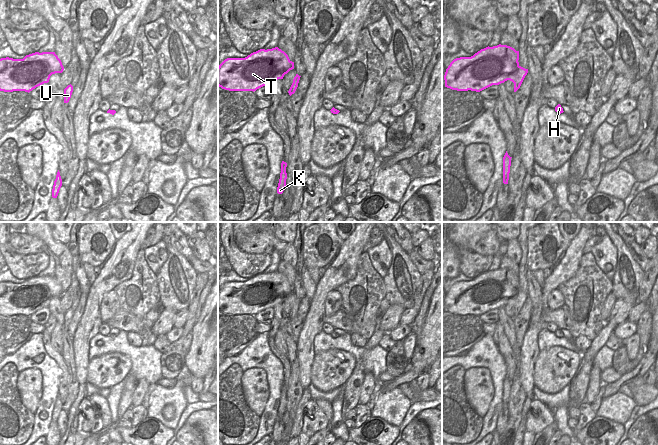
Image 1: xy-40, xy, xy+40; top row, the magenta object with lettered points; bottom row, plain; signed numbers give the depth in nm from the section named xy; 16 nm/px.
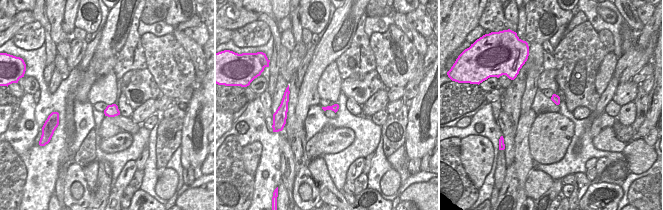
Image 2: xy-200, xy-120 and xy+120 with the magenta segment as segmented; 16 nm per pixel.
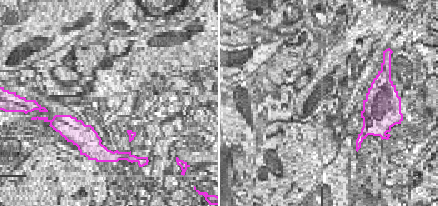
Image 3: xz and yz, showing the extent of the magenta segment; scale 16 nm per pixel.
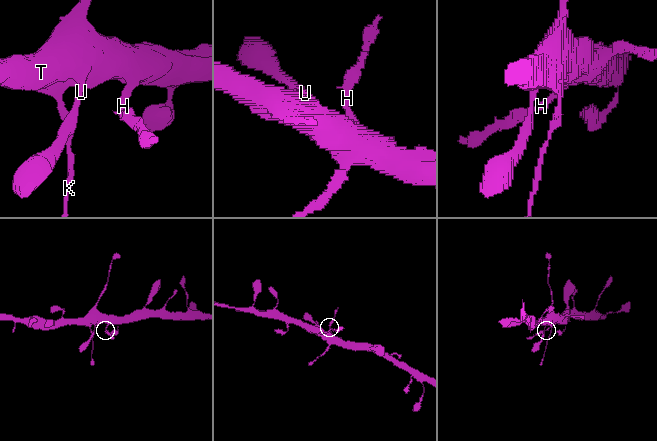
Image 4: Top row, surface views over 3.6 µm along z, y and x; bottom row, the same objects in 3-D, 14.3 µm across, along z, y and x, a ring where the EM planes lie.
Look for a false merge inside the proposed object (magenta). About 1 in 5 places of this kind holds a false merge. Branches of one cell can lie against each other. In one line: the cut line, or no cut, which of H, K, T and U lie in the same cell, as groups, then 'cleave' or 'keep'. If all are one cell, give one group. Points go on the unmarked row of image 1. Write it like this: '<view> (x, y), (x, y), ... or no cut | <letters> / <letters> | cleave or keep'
no cut | H K T U | keep

